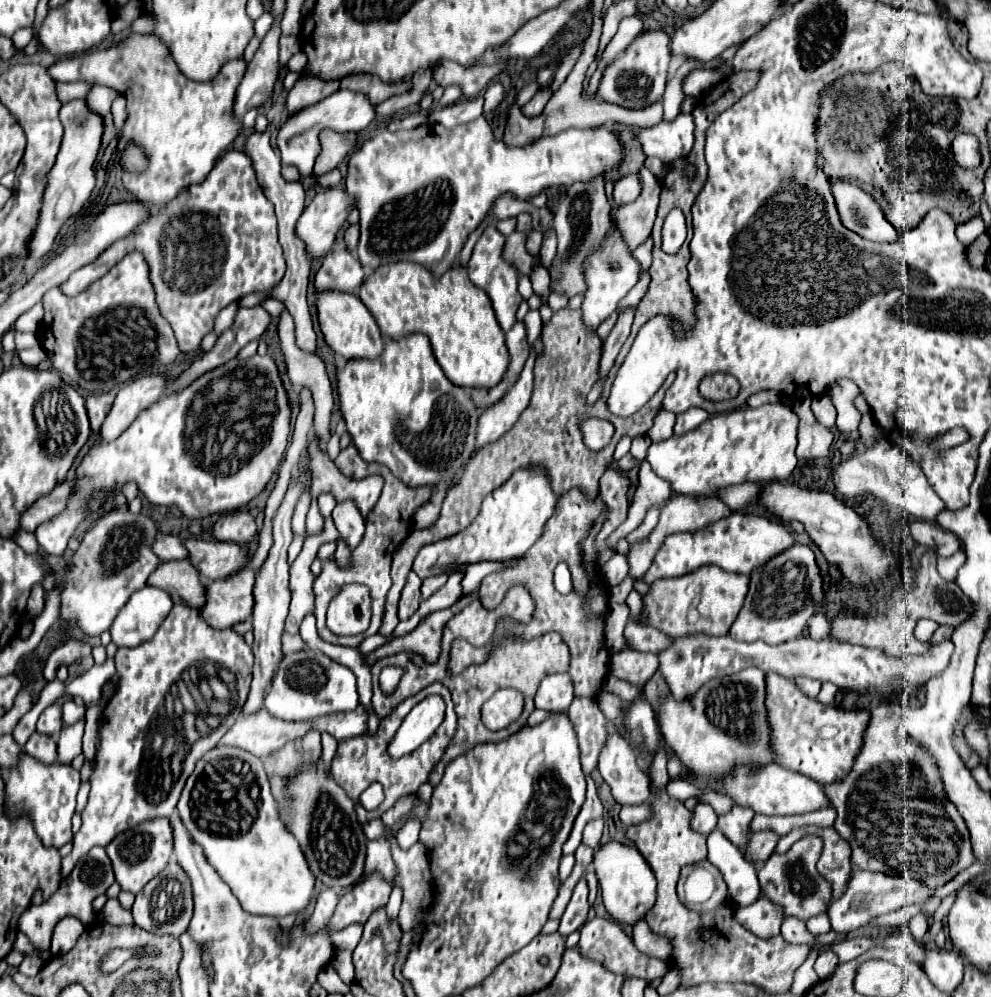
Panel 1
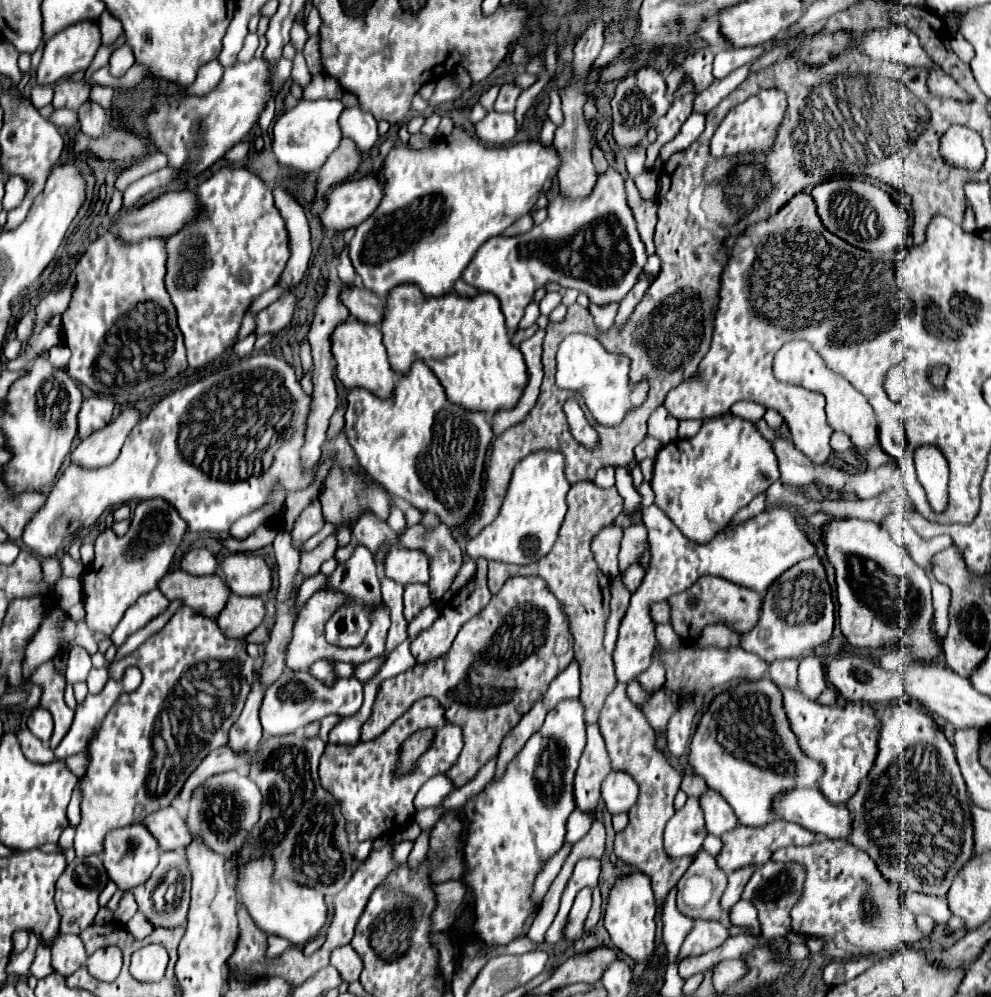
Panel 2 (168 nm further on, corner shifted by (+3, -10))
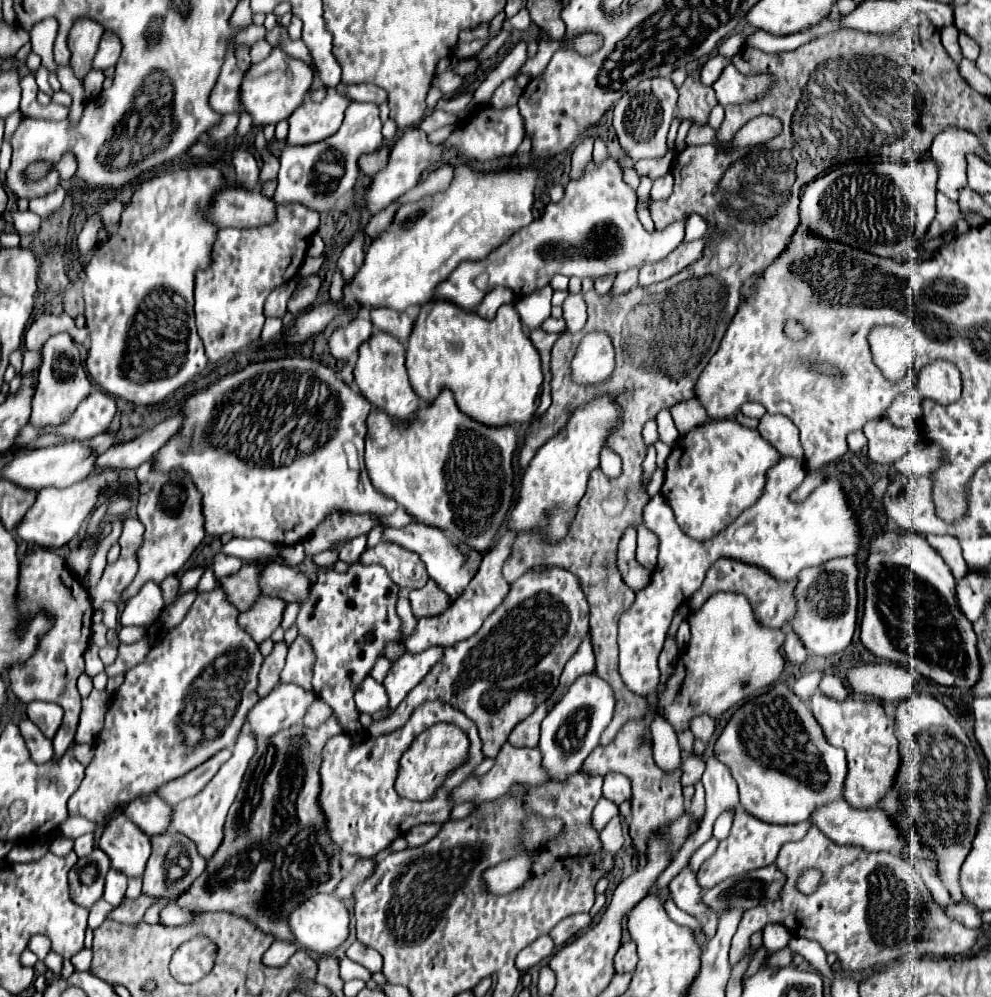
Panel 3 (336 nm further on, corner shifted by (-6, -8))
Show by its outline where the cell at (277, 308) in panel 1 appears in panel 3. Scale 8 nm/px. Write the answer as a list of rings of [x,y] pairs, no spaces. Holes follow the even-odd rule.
[[[374,308],[370,312],[370,320],[376,330],[394,334],[400,342],[408,340],[410,330],[414,326],[414,320],[406,312],[396,312],[390,308]]]

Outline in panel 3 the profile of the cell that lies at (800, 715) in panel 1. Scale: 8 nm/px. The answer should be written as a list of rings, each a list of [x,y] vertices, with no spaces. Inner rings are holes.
[[[822,692],[812,694],[810,710],[820,724],[828,744],[844,748],[848,774],[844,780],[844,800],[854,808],[874,808],[882,794],[892,786],[894,770],[898,770],[900,754],[894,736],[894,720],[884,714],[882,704],[864,700],[832,700]]]

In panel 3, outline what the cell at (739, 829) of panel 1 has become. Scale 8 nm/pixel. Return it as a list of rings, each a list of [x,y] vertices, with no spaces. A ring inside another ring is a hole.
[[[714,756],[708,758],[708,762],[706,762],[706,772],[704,772],[704,776],[702,776],[702,784],[704,784],[704,788],[706,788],[706,814],[704,814],[704,820],[702,820],[702,828],[700,828],[690,840],[684,842],[684,846],[682,846],[682,848],[676,852],[676,856],[672,858],[670,866],[660,874],[658,882],[656,882],[656,886],[654,886],[654,890],[656,890],[658,894],[660,894],[660,892],[670,884],[670,880],[688,864],[692,852],[698,850],[698,848],[712,836],[712,826],[714,826],[716,818],[718,818],[722,812],[734,812],[734,810],[740,806],[740,802],[738,802],[738,786],[736,786],[736,782],[734,782],[730,770],[728,770],[726,766],[722,766],[722,762],[718,762]]]

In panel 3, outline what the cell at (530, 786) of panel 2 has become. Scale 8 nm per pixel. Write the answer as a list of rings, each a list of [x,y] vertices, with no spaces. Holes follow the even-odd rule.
[[[596,674],[576,678],[570,690],[562,696],[562,700],[550,710],[550,714],[542,722],[538,748],[542,754],[542,768],[548,772],[550,782],[564,784],[568,776],[580,772],[584,760],[598,746],[602,730],[610,724],[612,712],[614,712],[612,688],[602,678],[598,678]]]

